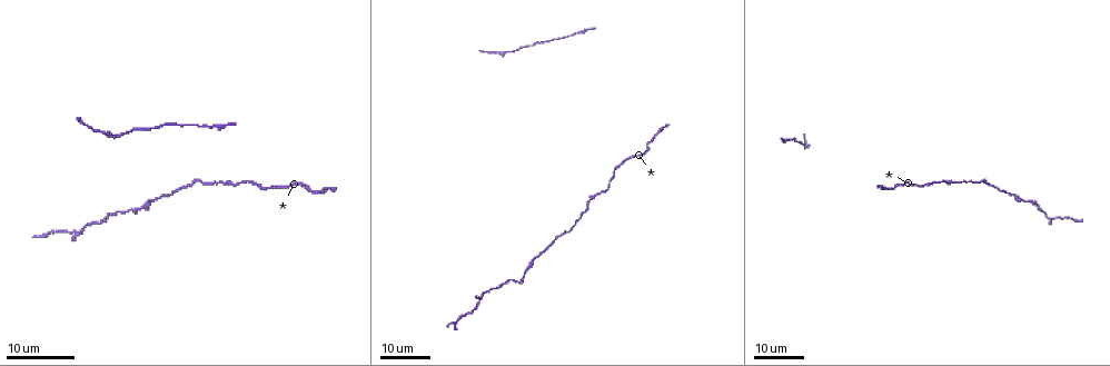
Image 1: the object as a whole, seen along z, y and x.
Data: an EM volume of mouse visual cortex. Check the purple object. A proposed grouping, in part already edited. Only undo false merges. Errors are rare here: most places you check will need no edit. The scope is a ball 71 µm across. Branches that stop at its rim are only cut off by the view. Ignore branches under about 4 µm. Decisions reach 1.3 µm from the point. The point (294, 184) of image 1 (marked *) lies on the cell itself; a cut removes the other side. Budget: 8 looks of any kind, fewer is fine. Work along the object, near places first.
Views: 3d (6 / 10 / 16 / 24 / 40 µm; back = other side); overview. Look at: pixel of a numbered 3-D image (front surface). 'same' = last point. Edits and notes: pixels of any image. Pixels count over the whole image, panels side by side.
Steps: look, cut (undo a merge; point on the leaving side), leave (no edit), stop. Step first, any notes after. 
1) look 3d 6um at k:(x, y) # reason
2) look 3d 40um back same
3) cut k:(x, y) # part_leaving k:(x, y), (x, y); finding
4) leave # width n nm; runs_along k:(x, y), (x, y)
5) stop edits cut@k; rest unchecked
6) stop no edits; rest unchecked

look 3d 16um at 1:(497, 54) # thick turns thin

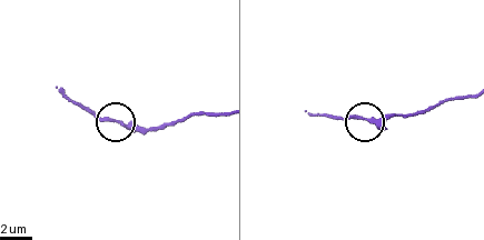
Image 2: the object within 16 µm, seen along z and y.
look 3d 6um at 2:(373, 121) # zoom in

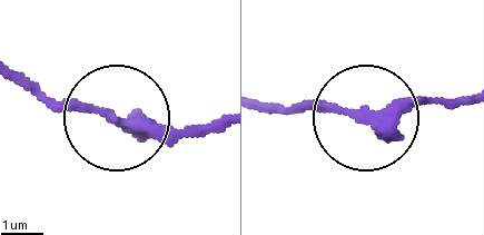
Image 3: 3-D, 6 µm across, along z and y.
leave # runs_along 3:(465, 99), (266, 114); all the same cell

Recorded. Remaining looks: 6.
look 3d 16um at 1:(955, 181) # thick turns thin

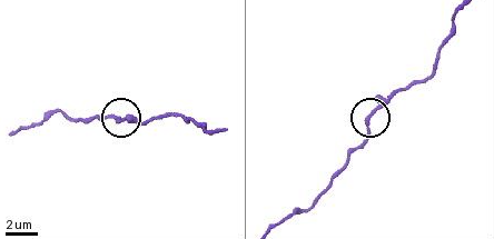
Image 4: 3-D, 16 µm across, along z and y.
look 3d 10um at 4:(373, 115)

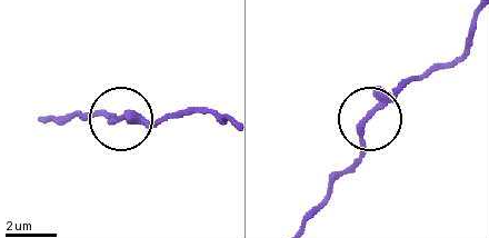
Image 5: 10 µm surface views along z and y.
leave # runs_along 5:(476, 17), (467, 49), (403, 81), (361, 126), (333, 187); one cell here

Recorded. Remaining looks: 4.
look 3d 16um at 1:(147, 200) # sudden change in width

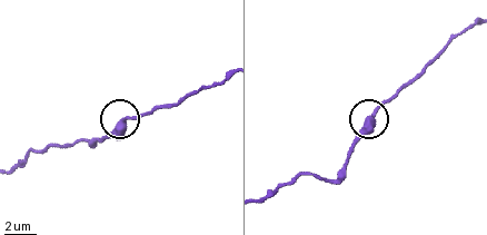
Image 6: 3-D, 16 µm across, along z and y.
look 3d 6um at 6:(374, 116)

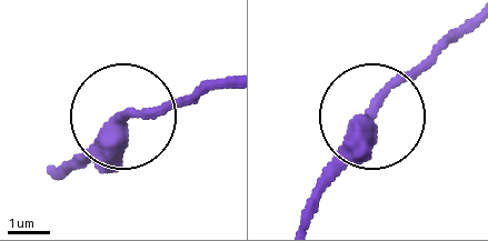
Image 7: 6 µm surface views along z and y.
leave # one cell here

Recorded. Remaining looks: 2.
look 3d 16um at 1:(1055, 219) # side arm on a straight run

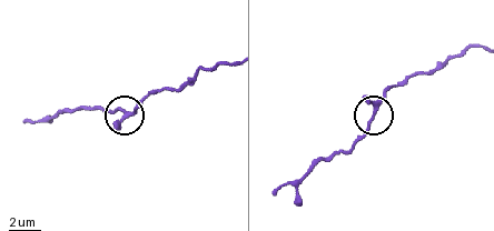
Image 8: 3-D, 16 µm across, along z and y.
look 3d 10um at 8:(374, 116)

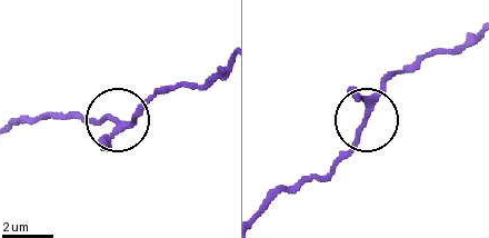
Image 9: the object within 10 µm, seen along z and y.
leave # arms 3; runs_along 9:(220, 69), (201, 86), (162, 90), (129, 120), (76, 120); continuous, no second cell

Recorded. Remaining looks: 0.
stop no edits; rest unchecked

